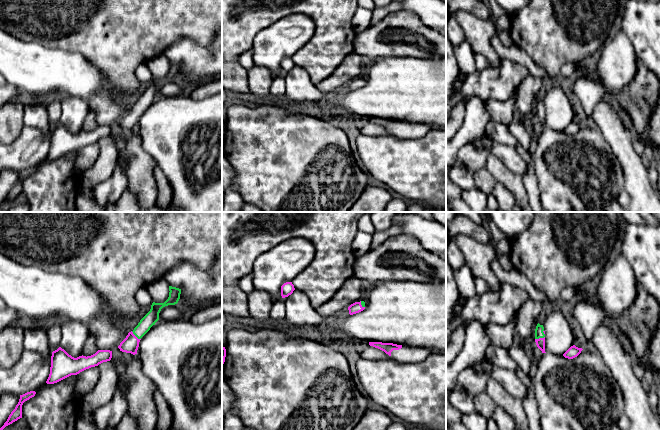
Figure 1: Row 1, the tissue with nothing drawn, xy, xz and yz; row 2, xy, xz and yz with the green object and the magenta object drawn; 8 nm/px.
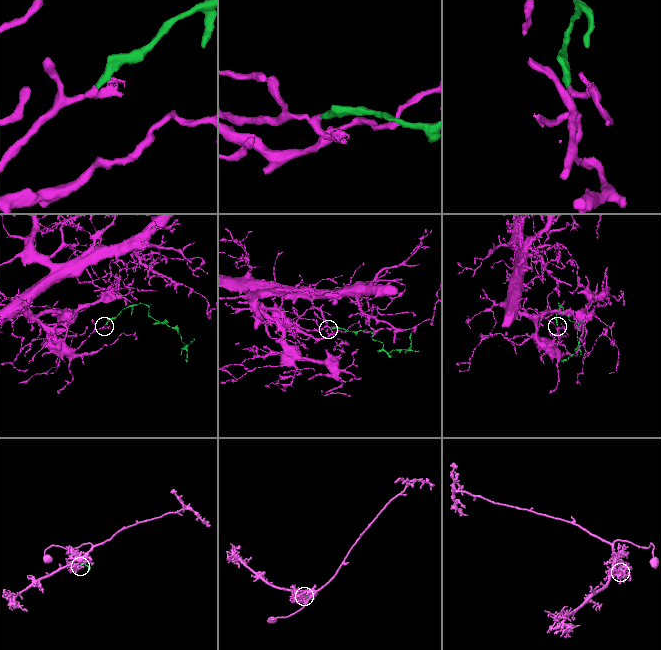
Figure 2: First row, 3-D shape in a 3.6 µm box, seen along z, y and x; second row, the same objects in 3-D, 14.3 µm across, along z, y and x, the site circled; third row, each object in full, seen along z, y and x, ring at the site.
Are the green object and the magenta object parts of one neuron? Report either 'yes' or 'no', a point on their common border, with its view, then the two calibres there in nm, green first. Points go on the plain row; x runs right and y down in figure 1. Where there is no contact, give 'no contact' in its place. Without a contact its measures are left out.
yes; meets green in xy at (136, 112); 100 nm thick on the green side, 140 nm on the other

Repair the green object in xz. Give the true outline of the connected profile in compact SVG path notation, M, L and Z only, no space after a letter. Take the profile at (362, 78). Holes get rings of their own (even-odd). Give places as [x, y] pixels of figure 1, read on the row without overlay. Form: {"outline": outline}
{"outline": "M364 77L355 78L348 83L350 91L359 89L359 88L363 87L364 85L365 85L365 78Z"}

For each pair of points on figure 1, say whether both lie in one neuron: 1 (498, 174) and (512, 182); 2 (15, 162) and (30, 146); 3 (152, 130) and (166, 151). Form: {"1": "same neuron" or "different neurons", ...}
{"1": "same neuron", "2": "same neuron", "3": "same neuron"}

